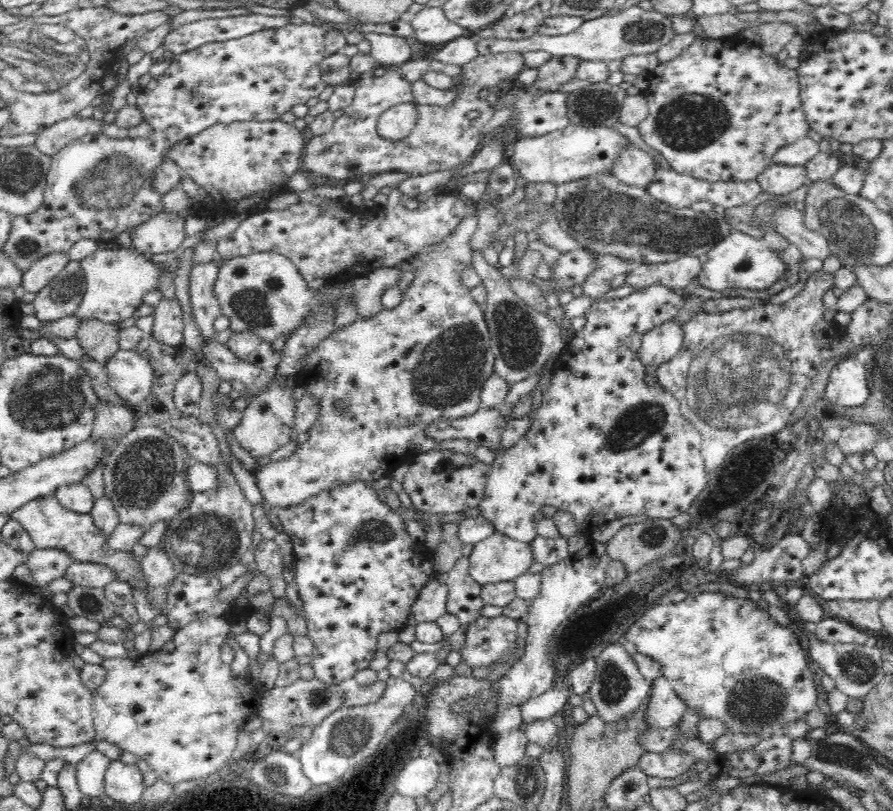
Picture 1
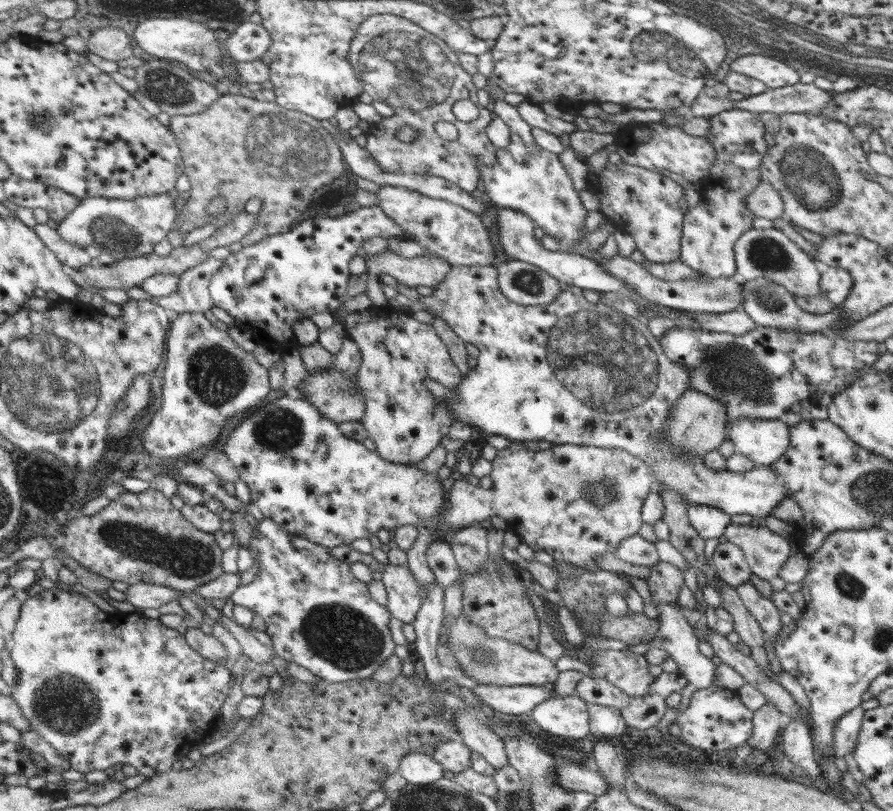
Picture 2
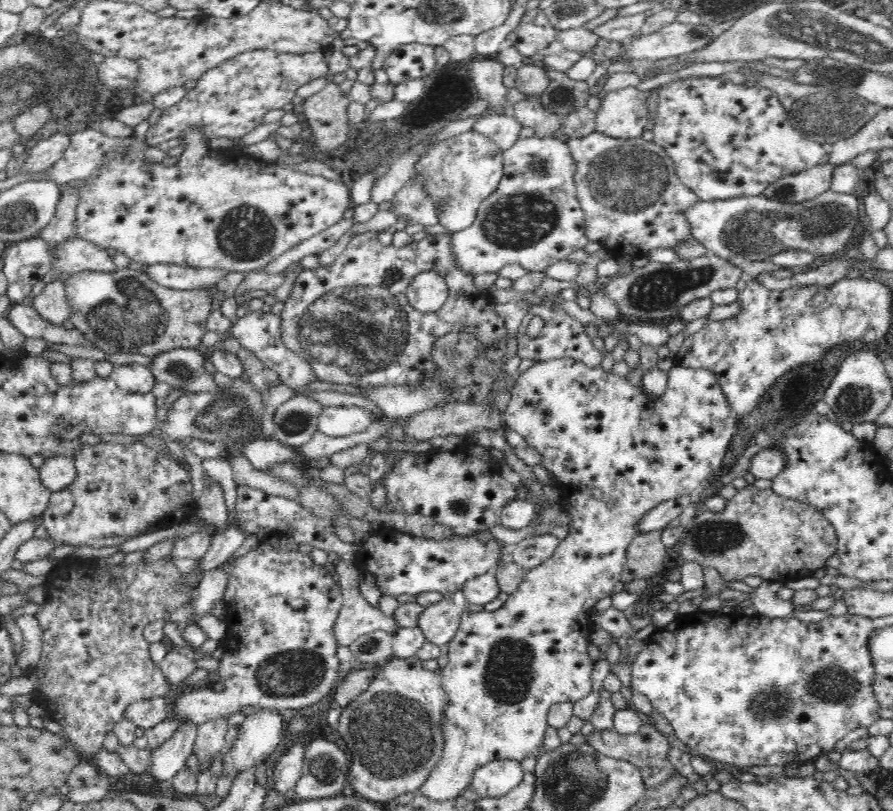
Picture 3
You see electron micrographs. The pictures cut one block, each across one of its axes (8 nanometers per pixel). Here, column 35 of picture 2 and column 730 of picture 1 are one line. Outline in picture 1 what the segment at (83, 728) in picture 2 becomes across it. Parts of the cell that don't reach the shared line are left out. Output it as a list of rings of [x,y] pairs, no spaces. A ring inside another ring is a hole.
[[[701,592],[677,603],[661,600],[630,626],[626,638],[635,644],[639,653],[660,663],[661,674],[672,683],[688,710],[698,711],[702,720],[720,720],[735,734],[752,734],[761,740],[782,735],[781,729],[789,721],[806,721],[806,716],[818,708],[814,673],[808,668],[807,654],[800,647],[794,629],[776,623],[768,610],[762,610],[750,598]]]

